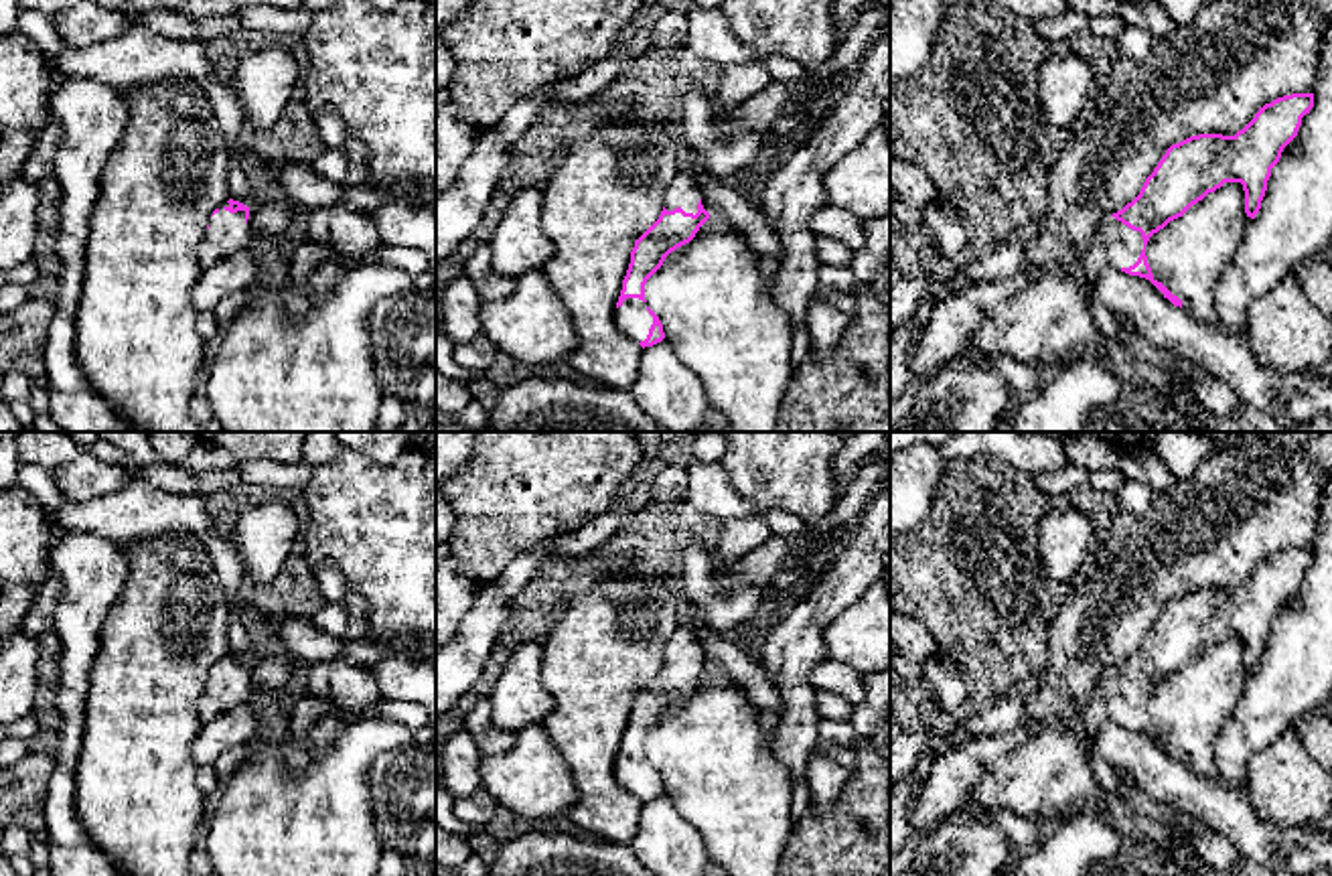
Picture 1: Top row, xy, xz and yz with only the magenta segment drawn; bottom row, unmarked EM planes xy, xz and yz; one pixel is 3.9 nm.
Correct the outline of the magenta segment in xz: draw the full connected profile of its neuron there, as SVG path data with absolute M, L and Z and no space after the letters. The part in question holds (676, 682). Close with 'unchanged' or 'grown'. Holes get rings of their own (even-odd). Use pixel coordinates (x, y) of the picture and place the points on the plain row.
M683 616L663 647L659 673L635 696L614 764L616 781L643 803L665 793L659 771L647 760L645 738L671 706L695 691L708 673L706 651Z | grown

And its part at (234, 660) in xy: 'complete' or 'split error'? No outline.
split error

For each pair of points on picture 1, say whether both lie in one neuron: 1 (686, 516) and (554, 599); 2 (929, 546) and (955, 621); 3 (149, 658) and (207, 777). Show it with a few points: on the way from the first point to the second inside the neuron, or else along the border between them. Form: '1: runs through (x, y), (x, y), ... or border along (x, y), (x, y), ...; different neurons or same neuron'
1: runs through (661, 550), (623, 554), (605, 562), (588, 578); same neuron
2: runs through (947, 564), (955, 572), (955, 603); same neuron
3: border along (199, 769), (197, 783), (205, 795); different neurons

